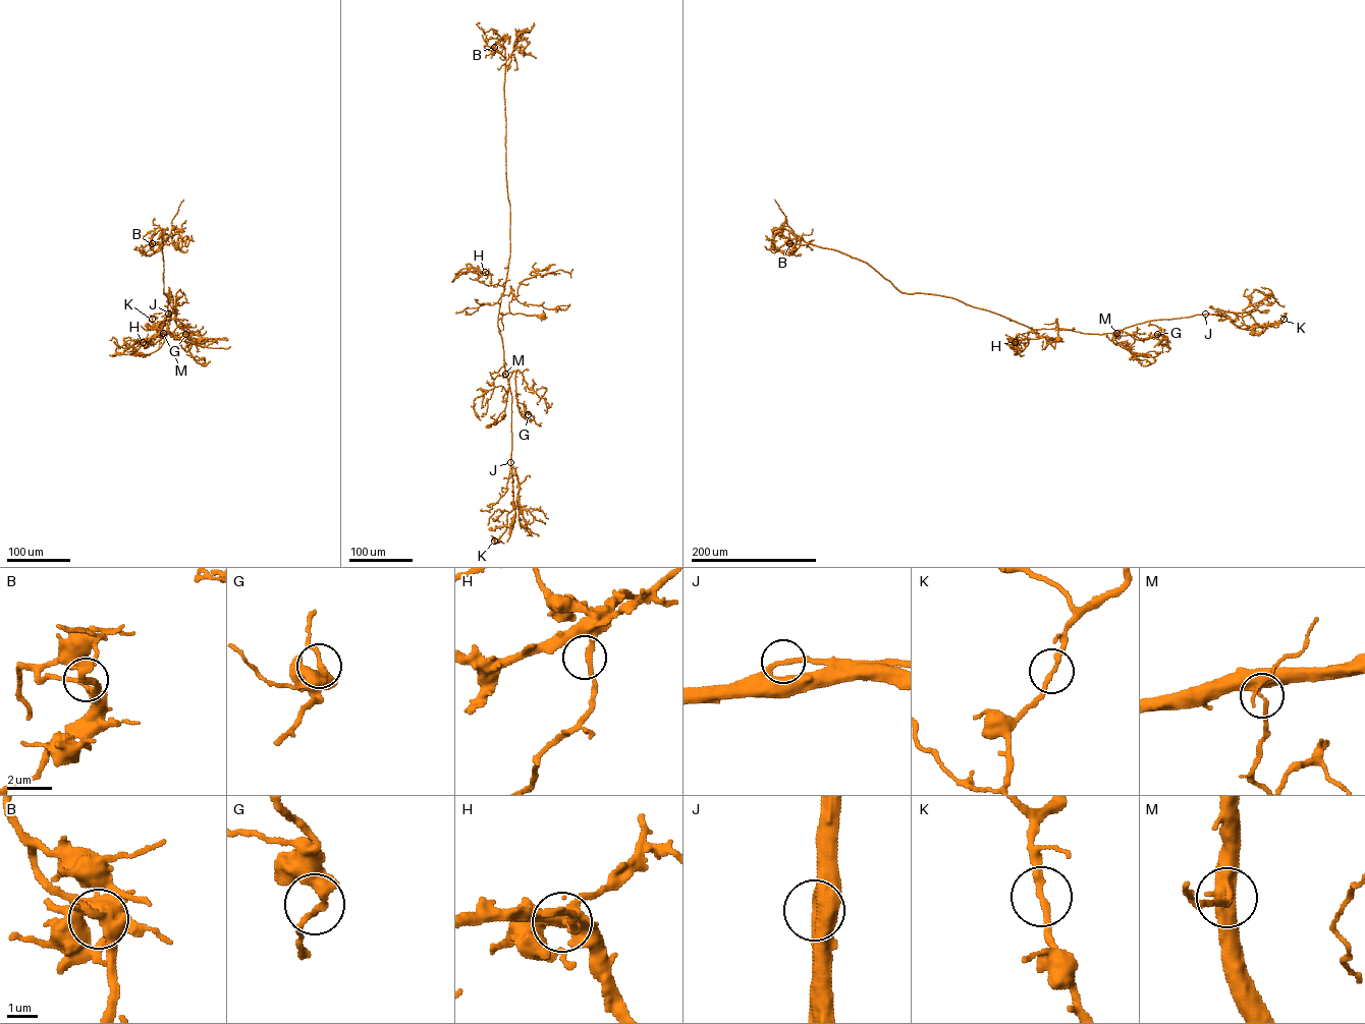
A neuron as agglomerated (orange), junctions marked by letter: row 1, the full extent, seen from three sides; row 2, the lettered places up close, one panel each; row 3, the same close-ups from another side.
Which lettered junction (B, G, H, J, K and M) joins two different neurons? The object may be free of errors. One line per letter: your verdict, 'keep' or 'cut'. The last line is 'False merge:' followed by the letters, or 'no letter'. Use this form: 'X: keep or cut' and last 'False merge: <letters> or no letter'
B: keep
G: keep
H: keep
J: keep
K: keep
M: keep
False merge: no letter

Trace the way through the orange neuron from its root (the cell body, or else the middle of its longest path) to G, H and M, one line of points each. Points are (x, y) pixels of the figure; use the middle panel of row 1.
G: (543, 315), (498, 315), (505, 376), (508, 379), (515, 371), (516, 400), (526, 406), (528, 414)
H: (543, 315), (500, 314), (501, 295), (504, 288), (480, 282), (478, 279), (485, 272)
M: (543, 315), (498, 314), (505, 374)

